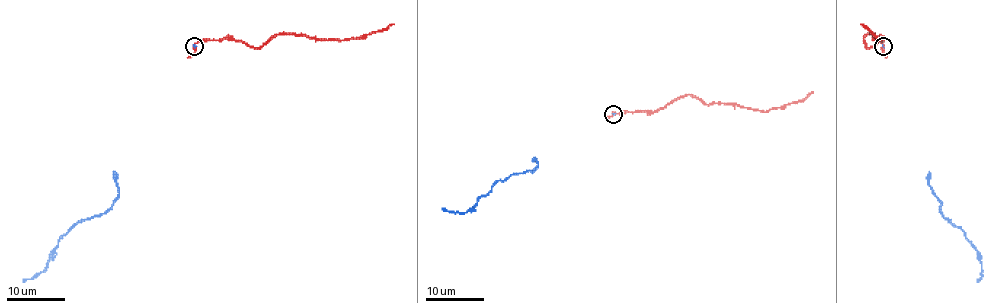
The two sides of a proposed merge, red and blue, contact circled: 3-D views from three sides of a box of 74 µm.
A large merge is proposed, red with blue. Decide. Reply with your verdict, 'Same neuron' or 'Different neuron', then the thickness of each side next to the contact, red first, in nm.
Same neuron. Thickness 280 nm (red) against 70 nm

